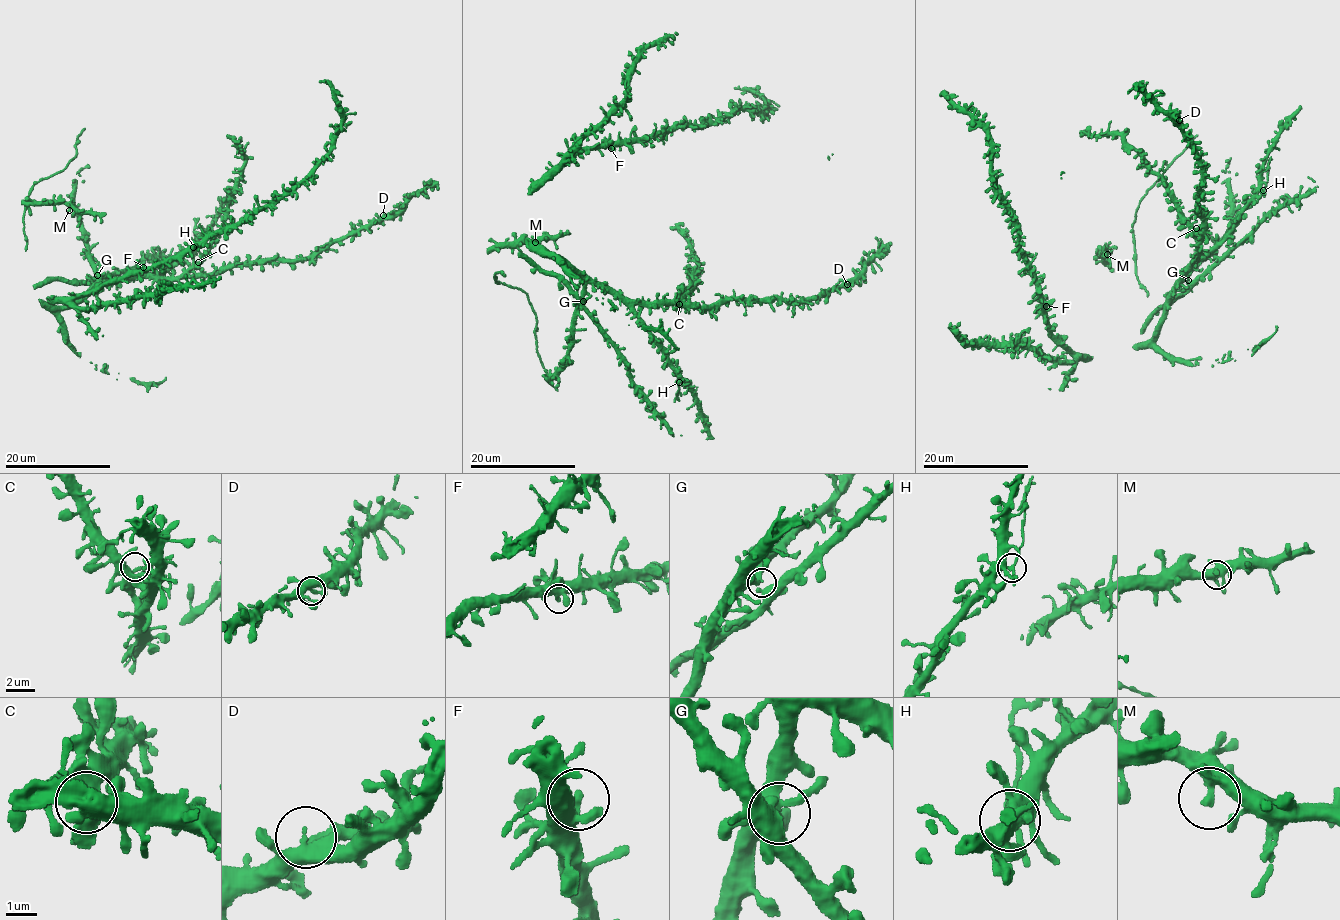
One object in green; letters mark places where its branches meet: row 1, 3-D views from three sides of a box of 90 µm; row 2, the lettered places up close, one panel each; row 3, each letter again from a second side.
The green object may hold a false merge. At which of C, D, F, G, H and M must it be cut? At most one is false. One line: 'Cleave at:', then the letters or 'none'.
Cleave at: H

